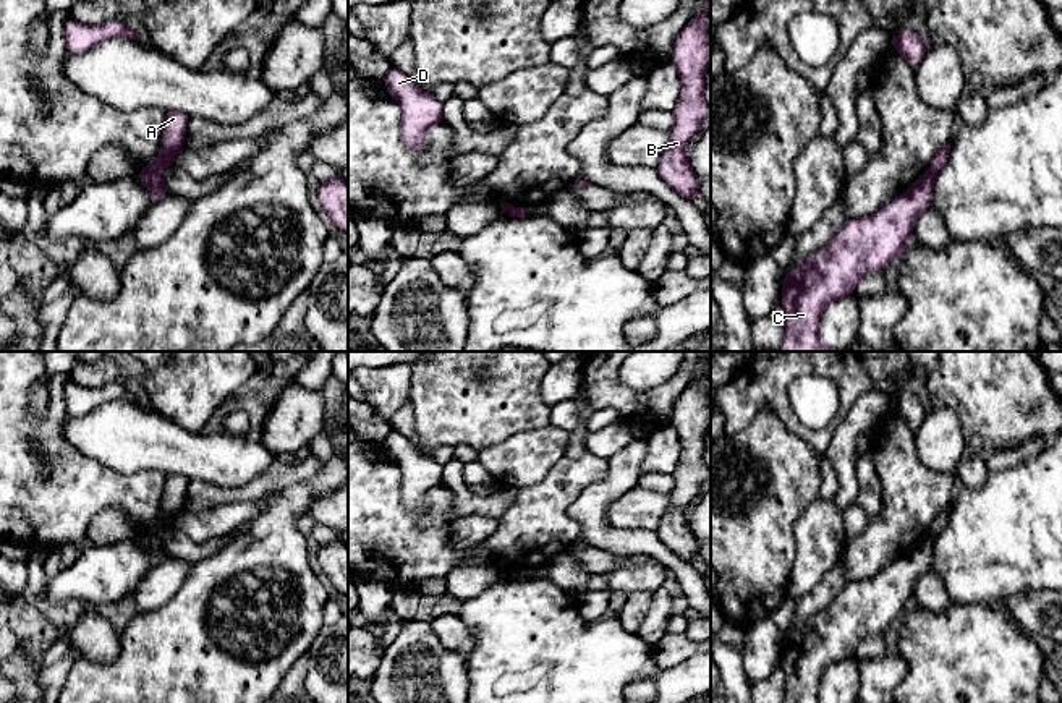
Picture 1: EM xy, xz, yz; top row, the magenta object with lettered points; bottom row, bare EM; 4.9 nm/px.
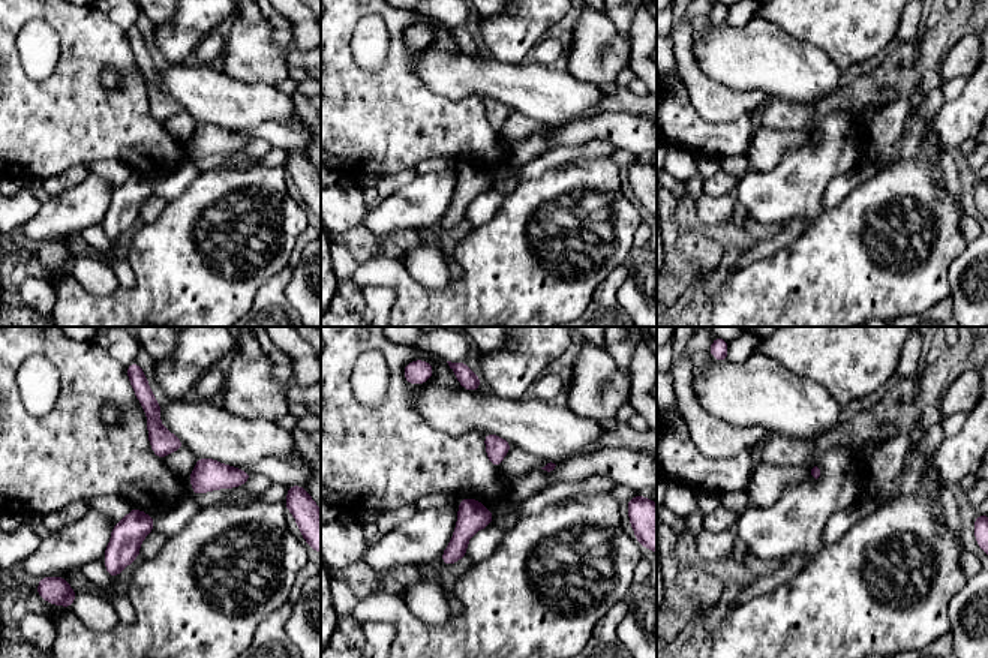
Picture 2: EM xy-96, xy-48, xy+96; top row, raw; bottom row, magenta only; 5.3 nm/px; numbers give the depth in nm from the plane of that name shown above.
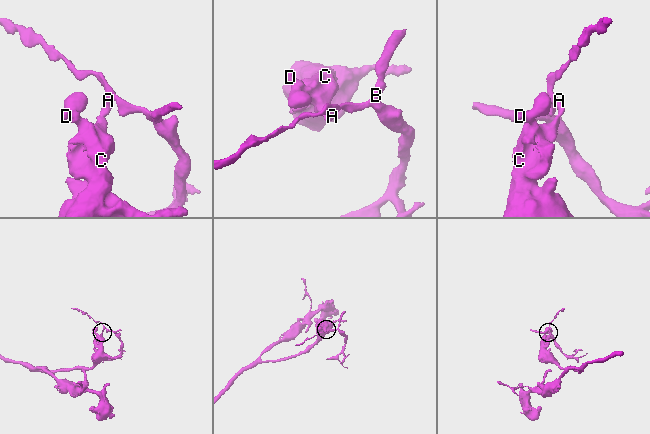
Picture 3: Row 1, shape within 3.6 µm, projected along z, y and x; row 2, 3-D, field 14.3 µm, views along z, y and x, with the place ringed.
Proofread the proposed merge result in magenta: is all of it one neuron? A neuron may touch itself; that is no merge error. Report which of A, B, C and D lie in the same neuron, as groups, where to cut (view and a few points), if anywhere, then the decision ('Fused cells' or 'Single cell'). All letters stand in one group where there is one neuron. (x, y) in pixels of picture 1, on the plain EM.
Groups: A B / C D. Split along xy (144, 530), (159, 536). Fused cells

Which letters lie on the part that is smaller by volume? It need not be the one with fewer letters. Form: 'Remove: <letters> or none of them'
Remove: A, B

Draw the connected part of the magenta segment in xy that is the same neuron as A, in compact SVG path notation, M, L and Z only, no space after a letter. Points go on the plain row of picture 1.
M165 475L162 515L144 531L154 536L160 536L162 531L173 526L176 515L183 510L188 484L189 479L181 475Z

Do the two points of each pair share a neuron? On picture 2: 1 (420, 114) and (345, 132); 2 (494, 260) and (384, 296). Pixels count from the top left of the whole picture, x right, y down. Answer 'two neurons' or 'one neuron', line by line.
1: one neuron
2: two neurons

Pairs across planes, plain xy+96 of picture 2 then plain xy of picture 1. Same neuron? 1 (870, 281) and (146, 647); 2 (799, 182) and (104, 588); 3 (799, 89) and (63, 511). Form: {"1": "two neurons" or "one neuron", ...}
{"1": "one neuron", "2": "one neuron", "3": "two neurons"}

